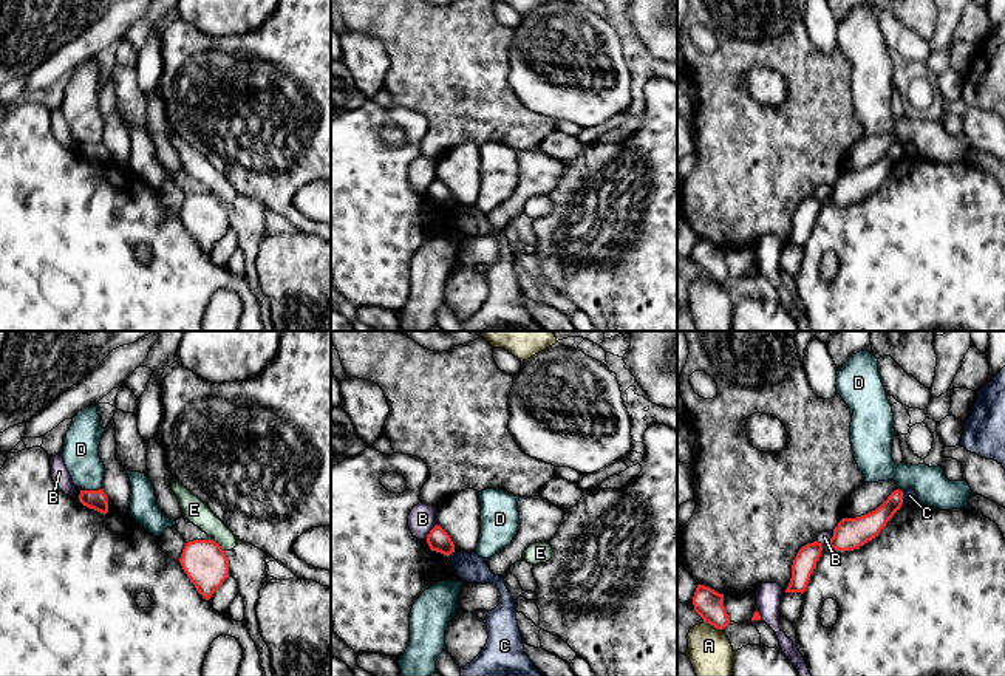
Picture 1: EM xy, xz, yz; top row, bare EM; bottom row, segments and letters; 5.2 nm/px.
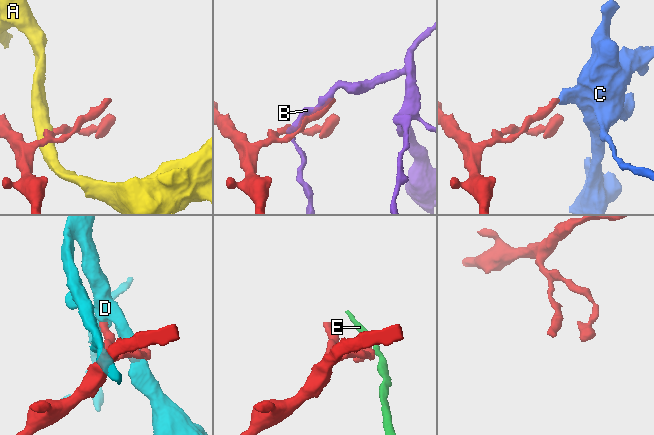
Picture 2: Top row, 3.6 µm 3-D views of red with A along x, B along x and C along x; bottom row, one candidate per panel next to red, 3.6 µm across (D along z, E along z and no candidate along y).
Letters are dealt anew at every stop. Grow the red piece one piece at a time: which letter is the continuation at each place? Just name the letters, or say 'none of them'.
none of them

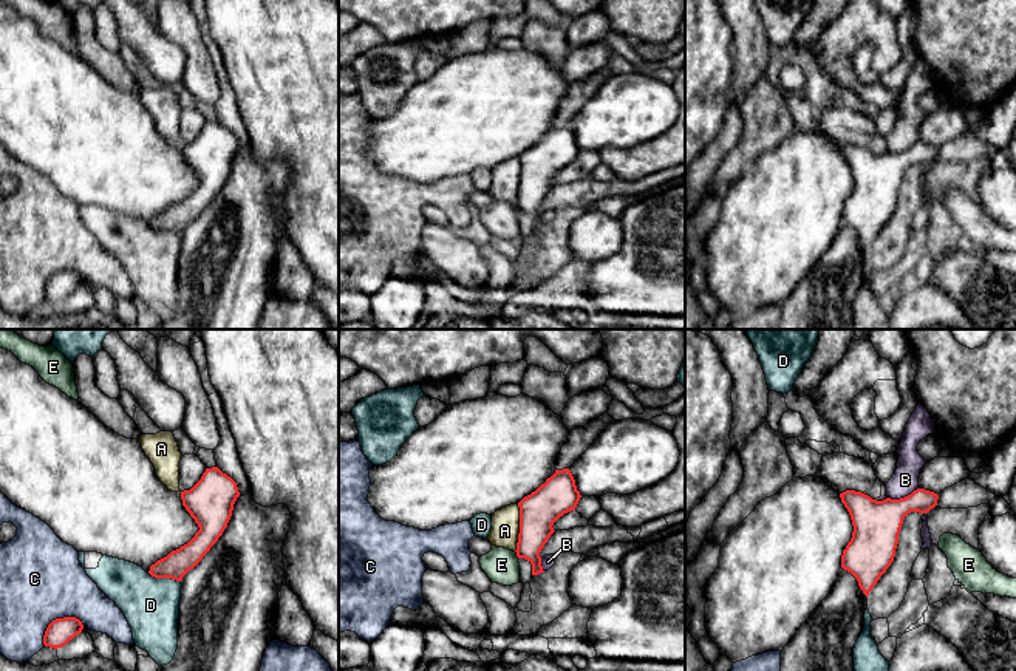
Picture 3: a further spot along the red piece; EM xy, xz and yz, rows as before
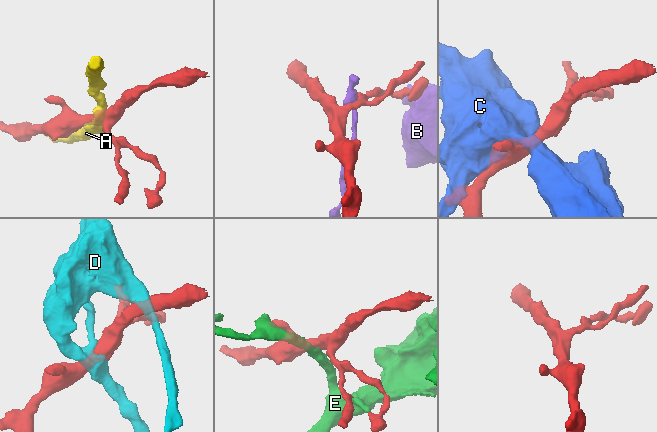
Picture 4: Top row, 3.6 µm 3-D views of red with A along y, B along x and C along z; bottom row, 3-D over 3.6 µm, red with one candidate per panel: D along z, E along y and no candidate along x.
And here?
none of them

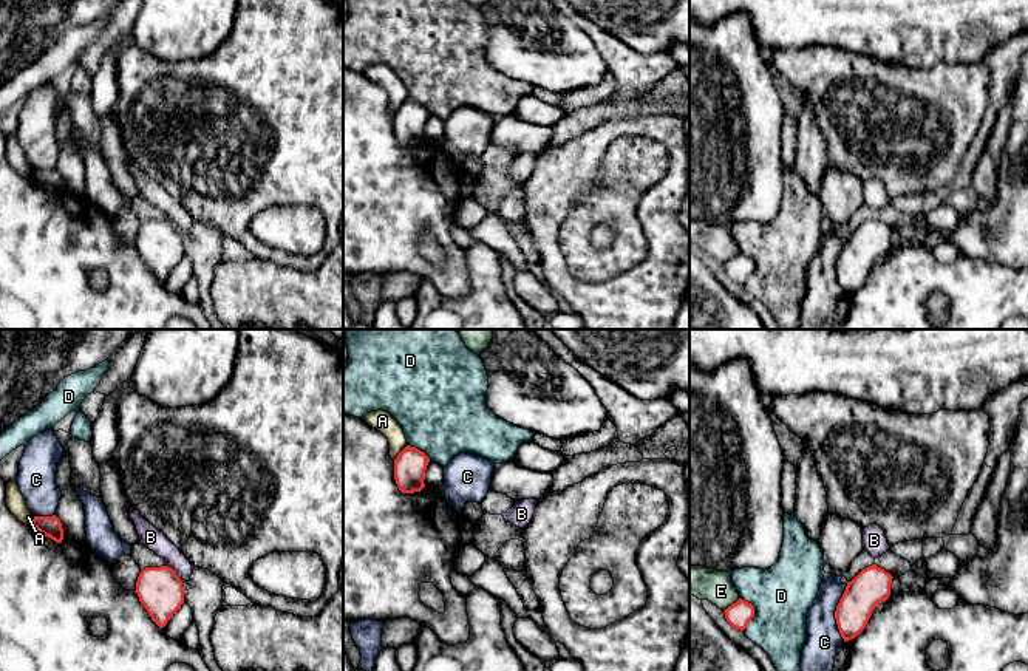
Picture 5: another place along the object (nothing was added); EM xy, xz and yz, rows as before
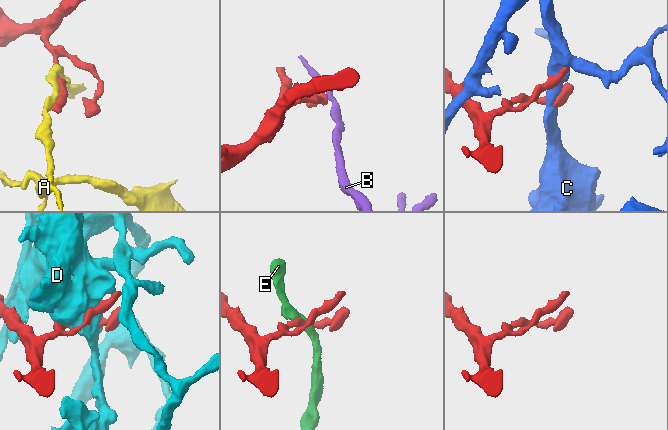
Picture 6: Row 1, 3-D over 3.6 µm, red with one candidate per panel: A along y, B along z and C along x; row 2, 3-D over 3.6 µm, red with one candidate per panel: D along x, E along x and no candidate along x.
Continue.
none of them

